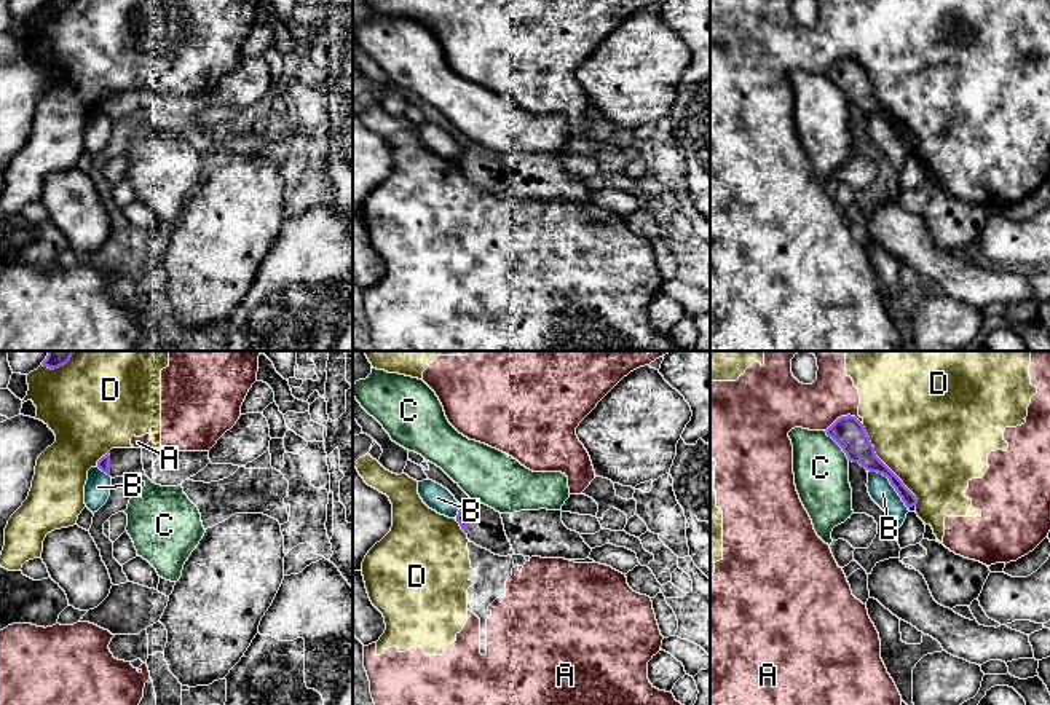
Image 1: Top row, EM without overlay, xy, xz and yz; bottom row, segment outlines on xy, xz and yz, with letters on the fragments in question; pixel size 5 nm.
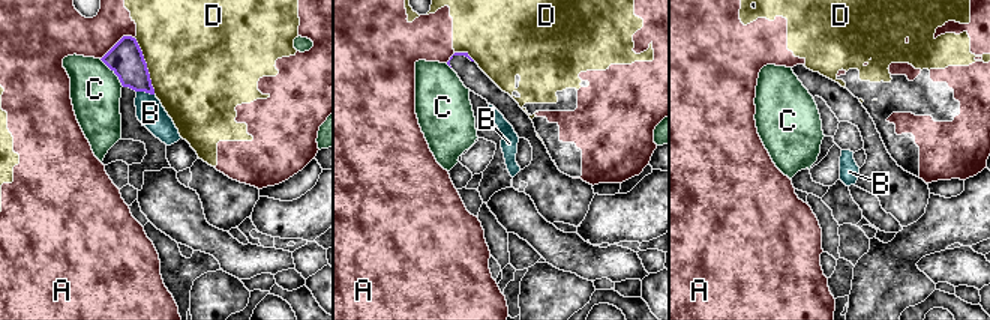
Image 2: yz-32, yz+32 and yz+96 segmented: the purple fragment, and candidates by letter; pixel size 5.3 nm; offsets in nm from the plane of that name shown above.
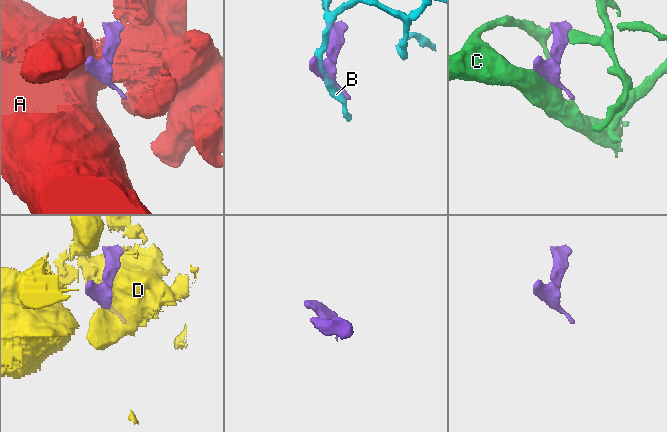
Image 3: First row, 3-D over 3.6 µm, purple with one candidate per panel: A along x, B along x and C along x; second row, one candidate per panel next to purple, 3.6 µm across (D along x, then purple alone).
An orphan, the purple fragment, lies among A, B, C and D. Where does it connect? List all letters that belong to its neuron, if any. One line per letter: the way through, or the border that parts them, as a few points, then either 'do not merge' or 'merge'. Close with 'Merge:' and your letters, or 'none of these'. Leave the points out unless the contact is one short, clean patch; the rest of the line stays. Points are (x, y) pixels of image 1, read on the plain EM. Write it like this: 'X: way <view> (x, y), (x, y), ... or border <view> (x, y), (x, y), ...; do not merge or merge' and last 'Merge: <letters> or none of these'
A: do not merge
B: do not merge
C: do not merge
D: do not merge
Merge: none of these

